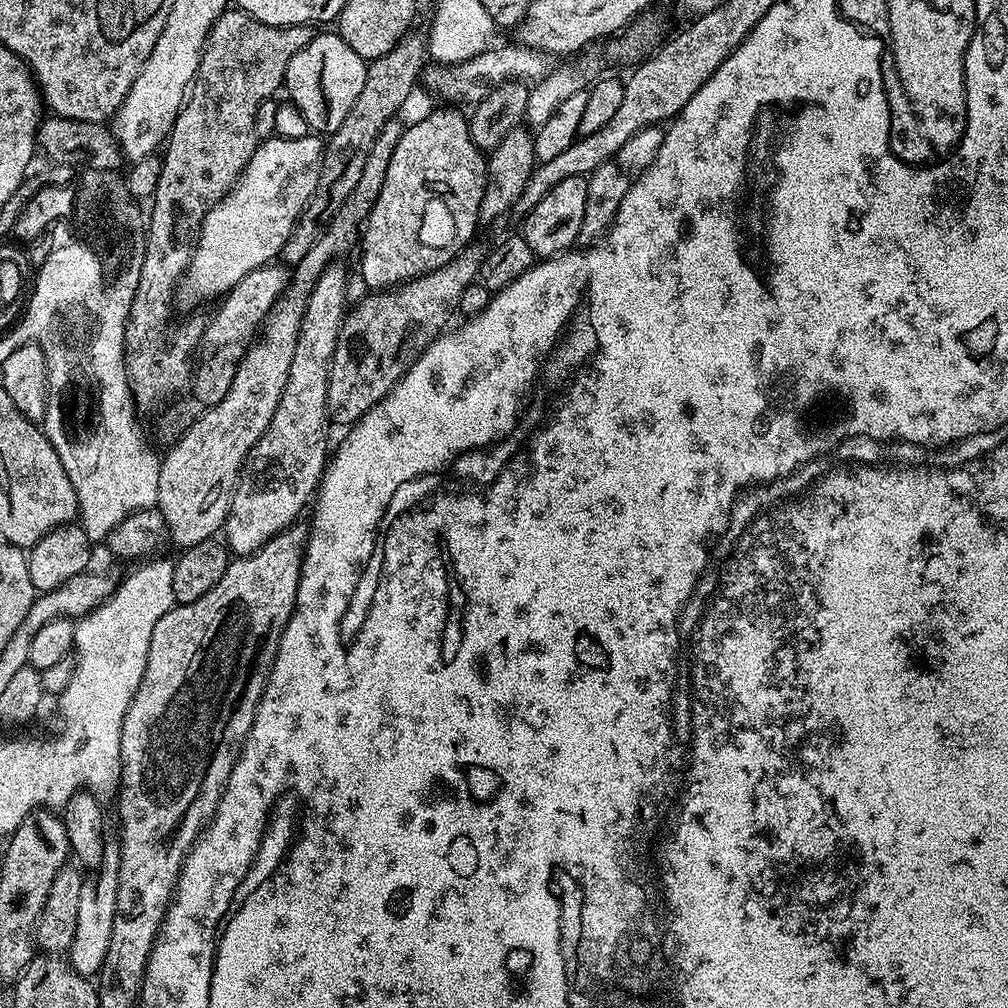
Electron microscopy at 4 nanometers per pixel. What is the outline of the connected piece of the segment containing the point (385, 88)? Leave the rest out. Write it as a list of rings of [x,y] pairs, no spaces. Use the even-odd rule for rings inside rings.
[[[409,34],[396,43],[390,50],[390,54],[377,60],[367,61],[366,82],[362,82],[362,91],[354,101],[352,115],[346,118],[346,122],[342,122],[342,126],[338,126],[336,132],[327,137],[324,157],[320,163],[318,186],[307,208],[300,216],[296,229],[292,231],[284,246],[282,260],[285,265],[292,266],[296,261],[306,258],[306,250],[314,246],[318,235],[316,223],[320,219],[323,221],[325,217],[331,218],[344,204],[344,200],[349,197],[354,186],[357,185],[358,178],[362,176],[362,166],[366,164],[374,134],[380,132],[386,121],[395,117],[396,111],[407,102],[412,87],[421,79],[428,59],[427,39],[423,35]],[[364,116],[368,116],[368,120]]]

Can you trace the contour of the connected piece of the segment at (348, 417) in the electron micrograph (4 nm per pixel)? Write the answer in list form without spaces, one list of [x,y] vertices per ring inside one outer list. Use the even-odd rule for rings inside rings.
[[[469,242],[449,258],[444,266],[423,272],[422,275],[399,286],[369,291],[365,300],[360,300],[357,304],[355,301],[347,309],[342,326],[338,330],[332,363],[328,365],[326,406],[328,419],[333,425],[351,426],[360,420],[366,410],[377,404],[403,378],[405,368],[424,351],[424,347],[453,323],[452,315],[455,317],[460,311],[463,291],[480,275],[480,263],[484,261],[484,254],[483,247],[479,248],[476,242]]]

